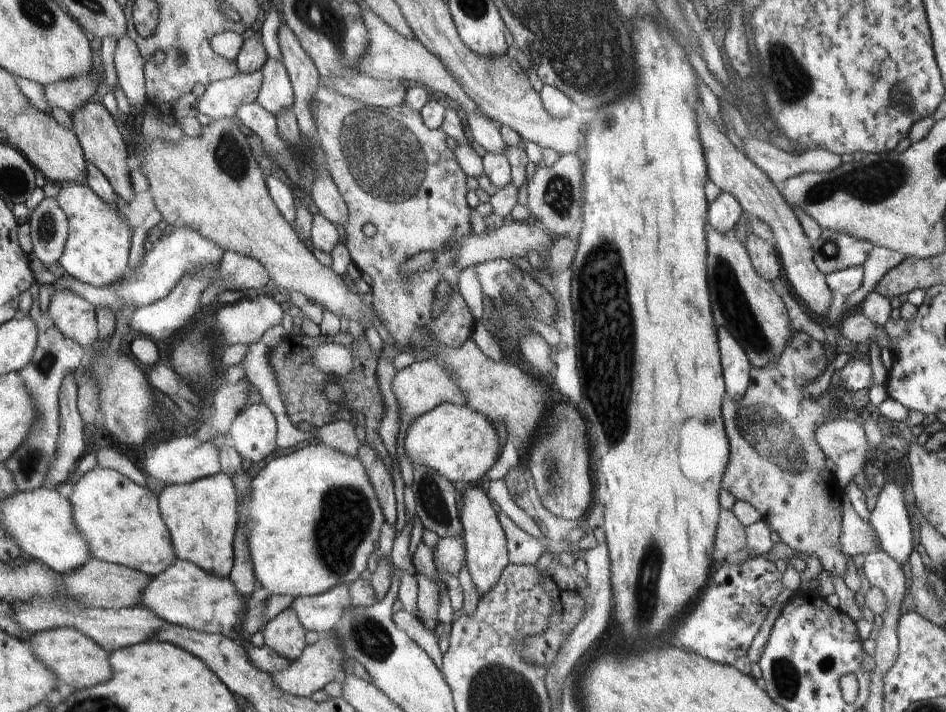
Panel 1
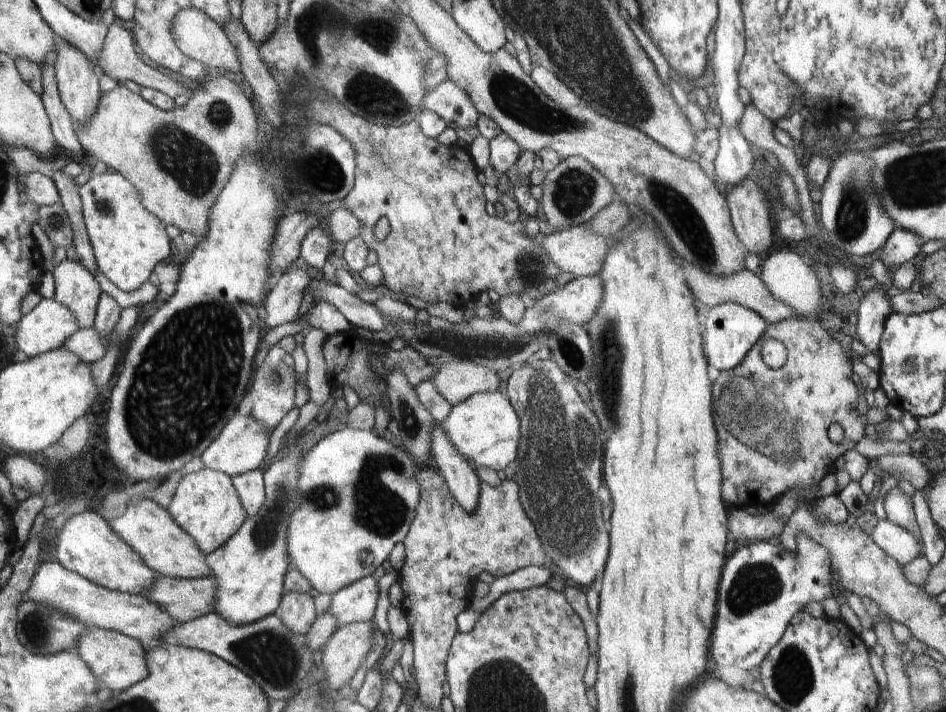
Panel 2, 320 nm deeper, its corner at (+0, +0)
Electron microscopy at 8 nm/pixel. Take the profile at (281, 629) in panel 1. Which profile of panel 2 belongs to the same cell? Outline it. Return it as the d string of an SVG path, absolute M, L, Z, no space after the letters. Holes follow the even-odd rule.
M294 591L283 593L277 614L286 628L304 636L310 632L317 617L313 598Z

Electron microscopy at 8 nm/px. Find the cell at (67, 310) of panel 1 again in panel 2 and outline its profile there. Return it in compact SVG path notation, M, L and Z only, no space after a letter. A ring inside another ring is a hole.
M66 257L59 262L51 272L55 280L56 302L63 304L74 315L75 321L80 329L89 329L95 326L95 314L101 293L98 281L95 276L78 261L73 261Z

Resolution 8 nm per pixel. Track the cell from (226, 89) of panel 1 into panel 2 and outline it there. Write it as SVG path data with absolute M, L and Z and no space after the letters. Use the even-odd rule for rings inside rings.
M112 23L108 27L106 40L102 52L99 55L99 65L102 68L102 72L111 76L118 83L122 82L123 84L126 80L134 80L134 82L140 84L140 86L163 92L174 100L178 98L178 96L185 96L189 99L193 95L195 87L197 87L195 84L189 82L184 84L182 82L179 83L166 76L164 72L160 72L158 69L146 65L138 58L134 51L134 40L132 40L130 30L117 23Z

